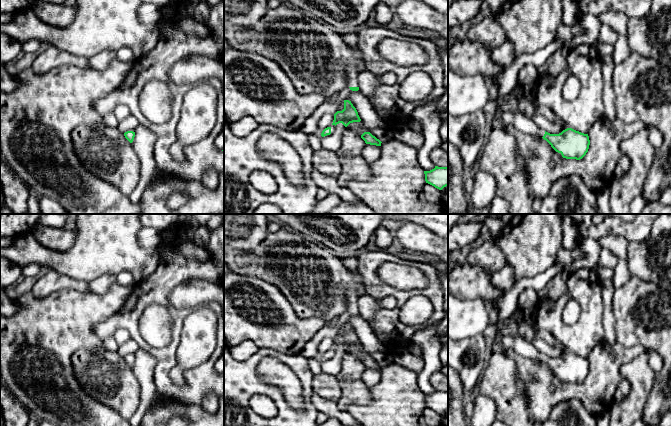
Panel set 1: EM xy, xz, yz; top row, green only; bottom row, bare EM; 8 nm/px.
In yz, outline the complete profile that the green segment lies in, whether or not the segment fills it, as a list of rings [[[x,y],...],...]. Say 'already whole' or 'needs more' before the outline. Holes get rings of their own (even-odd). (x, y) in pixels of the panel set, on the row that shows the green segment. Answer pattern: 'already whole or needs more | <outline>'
needs more | [[[497,109],[492,122],[492,129],[505,129],[508,125],[513,125],[515,129],[525,134],[543,138],[566,159],[580,160],[589,149],[588,134],[572,128],[567,128],[559,134],[550,134],[520,112]]]

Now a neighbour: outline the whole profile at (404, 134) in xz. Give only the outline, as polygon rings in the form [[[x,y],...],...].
[[[406,126],[392,129],[393,138],[419,150],[424,142],[423,134],[417,133]]]

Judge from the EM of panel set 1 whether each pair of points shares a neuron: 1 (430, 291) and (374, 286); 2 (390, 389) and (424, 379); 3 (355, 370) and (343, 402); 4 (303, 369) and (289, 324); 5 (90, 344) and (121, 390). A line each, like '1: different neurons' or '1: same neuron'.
1: same neuron
2: different neurons
3: same neuron
4: different neurons
5: different neurons

